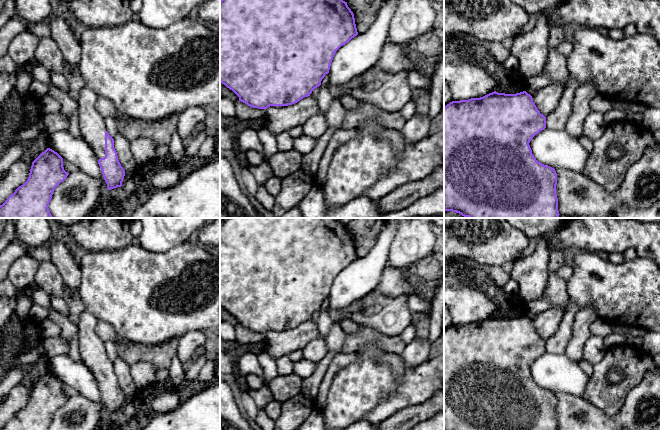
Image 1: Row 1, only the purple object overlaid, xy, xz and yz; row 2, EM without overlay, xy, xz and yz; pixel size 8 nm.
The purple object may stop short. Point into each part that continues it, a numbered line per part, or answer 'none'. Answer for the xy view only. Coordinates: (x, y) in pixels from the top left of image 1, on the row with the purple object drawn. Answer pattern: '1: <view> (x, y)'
1: xy (91, 123)

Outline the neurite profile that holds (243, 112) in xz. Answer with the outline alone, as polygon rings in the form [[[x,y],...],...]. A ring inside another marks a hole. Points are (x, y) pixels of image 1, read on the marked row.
[[[235,101],[235,117],[240,120],[258,119],[265,116],[265,109],[258,109],[248,106],[241,101]]]

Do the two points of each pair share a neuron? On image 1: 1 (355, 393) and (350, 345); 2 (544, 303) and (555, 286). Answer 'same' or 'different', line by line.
1: different
2: same

